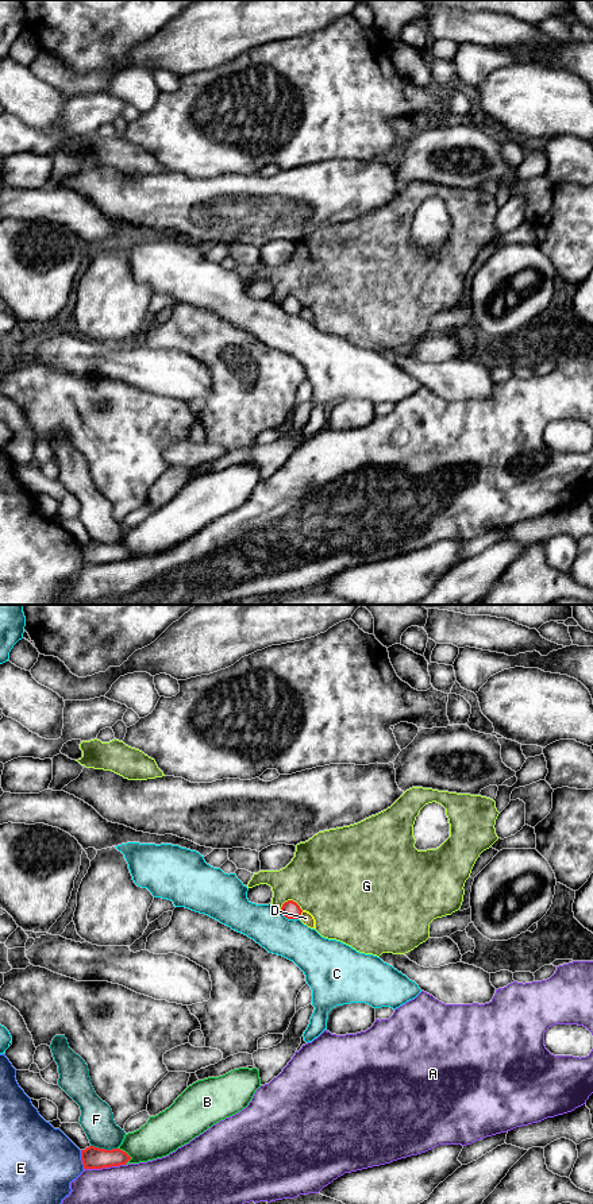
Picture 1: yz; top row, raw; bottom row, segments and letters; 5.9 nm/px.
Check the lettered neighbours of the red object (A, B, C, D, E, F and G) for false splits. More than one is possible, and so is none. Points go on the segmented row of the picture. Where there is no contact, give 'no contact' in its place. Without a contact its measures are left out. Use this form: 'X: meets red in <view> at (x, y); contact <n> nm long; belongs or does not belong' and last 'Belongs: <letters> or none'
A: meets red in yz at (104, 1166); contact 260 nm long; does not belong
B: meets red in yz at (127, 1154); contact 120 nm long; does not belong
C: meets red in yz at (289, 918); contact 130 nm long; does not belong
D: meets red in yz at (300, 915); contact 50 nm long; does not belong
E: meets red in yz at (81, 1158); contact 110 nm long; does not belong
F: meets red in yz at (104, 1149); contact 160 nm long; does not belong
G: meets red in yz at (292, 900); contact 140 nm long; does not belong
Belongs: none

